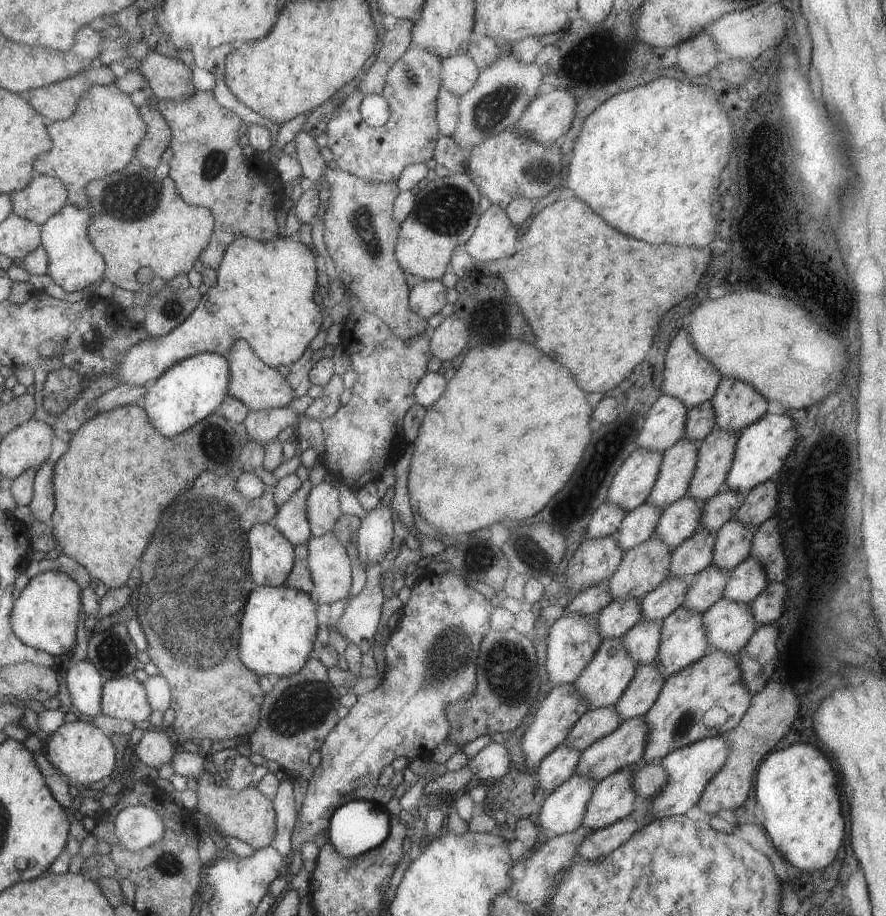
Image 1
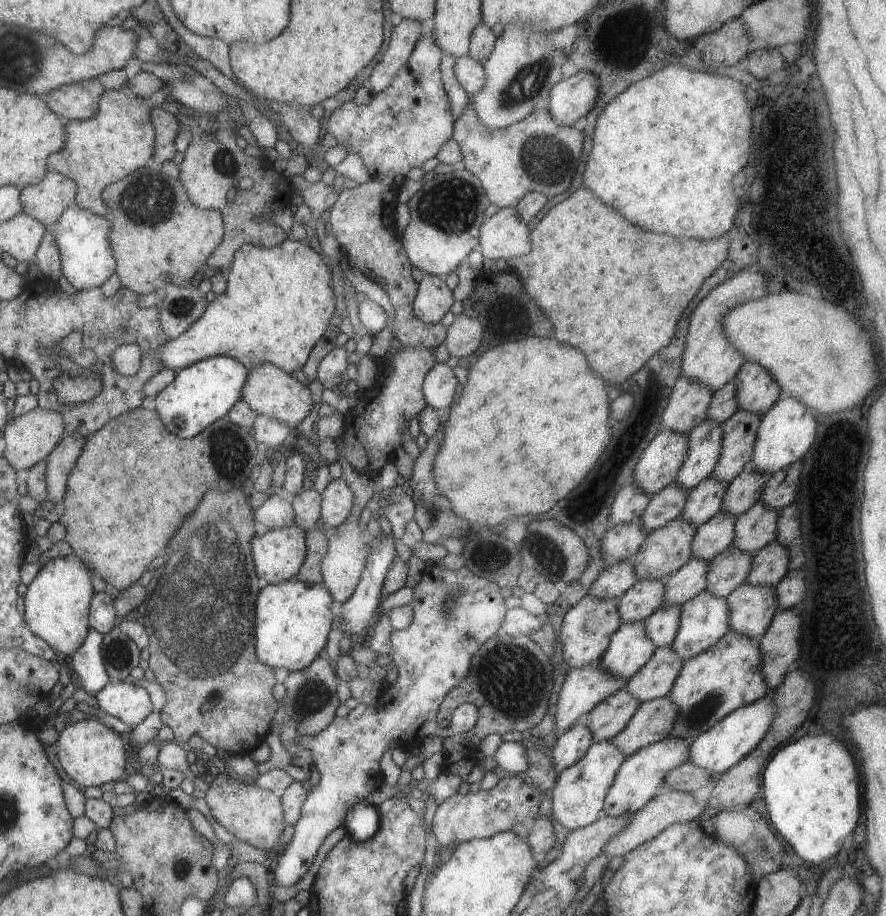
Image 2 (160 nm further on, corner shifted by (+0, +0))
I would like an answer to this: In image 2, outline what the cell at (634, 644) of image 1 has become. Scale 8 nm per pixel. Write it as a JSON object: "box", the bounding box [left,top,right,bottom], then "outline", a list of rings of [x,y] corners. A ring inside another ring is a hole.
{"box":[644,603,681,648],"outline":[[[665,603],[644,622],[646,637],[650,638],[655,648],[670,646],[677,634],[681,605]]]}

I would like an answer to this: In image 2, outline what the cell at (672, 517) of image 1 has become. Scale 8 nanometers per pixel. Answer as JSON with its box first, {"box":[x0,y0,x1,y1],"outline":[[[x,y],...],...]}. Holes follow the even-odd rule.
{"box":[682,475,729,528],"outline":[[[711,475],[704,478],[698,485],[689,489],[687,502],[682,510],[682,516],[696,528],[710,519],[722,508],[722,500],[729,483],[718,481]]]}

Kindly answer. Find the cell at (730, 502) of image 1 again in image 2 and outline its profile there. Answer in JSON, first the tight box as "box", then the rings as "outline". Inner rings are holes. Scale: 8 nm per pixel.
{"box":[721,465,767,517],"outline":[[[747,465],[727,485],[721,509],[736,517],[744,513],[760,498],[767,479],[757,469],[753,469],[750,465]]]}

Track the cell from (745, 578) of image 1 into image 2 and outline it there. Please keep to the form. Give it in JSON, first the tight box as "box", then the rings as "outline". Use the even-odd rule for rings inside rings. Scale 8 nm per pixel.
{"box":[745,541,789,587],"outline":[[[771,541],[754,553],[745,583],[775,587],[788,573],[788,566],[789,551],[787,547],[779,541]]]}

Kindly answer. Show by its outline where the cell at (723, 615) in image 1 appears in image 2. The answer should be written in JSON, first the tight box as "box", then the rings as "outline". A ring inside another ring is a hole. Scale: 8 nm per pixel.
{"box":[726,583,779,638],"outline":[[[741,583],[726,596],[729,626],[746,637],[760,638],[779,610],[775,587]]]}

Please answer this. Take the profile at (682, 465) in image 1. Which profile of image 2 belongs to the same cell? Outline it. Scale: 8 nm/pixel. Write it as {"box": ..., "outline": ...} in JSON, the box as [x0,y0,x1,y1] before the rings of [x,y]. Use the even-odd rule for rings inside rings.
{"box":[673,418,721,490],"outline":[[[705,418],[694,426],[688,432],[688,451],[673,483],[689,490],[711,475],[720,455],[721,443],[720,423]]]}

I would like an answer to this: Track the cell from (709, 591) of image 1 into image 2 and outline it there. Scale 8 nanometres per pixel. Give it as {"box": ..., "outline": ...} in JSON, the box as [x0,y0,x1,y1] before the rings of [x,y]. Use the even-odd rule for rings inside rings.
{"box":[706,545,754,597],"outline":[[[731,545],[715,555],[708,564],[706,588],[711,594],[726,597],[745,582],[754,554],[742,553]]]}

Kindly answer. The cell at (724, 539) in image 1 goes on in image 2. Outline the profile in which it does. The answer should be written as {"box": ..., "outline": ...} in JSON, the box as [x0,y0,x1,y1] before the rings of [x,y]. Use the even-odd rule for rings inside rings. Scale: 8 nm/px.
{"box":[732,501,778,555],"outline":[[[755,501],[751,508],[737,516],[732,545],[751,555],[775,541],[778,514],[763,501]]]}

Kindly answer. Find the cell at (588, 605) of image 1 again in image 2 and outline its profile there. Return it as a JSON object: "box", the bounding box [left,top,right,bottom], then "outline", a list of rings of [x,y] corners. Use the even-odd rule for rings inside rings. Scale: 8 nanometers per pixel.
{"box":[588,560,638,599],"outline":[[[629,560],[608,563],[591,583],[588,593],[602,599],[619,598],[637,580],[638,576]]]}

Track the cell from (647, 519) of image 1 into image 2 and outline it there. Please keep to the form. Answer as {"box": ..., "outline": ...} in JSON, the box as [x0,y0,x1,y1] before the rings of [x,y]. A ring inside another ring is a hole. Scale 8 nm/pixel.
{"box":[640,483,689,532],"outline":[[[677,483],[668,484],[656,492],[640,516],[647,532],[667,524],[670,520],[682,516],[689,490],[682,489]]]}

